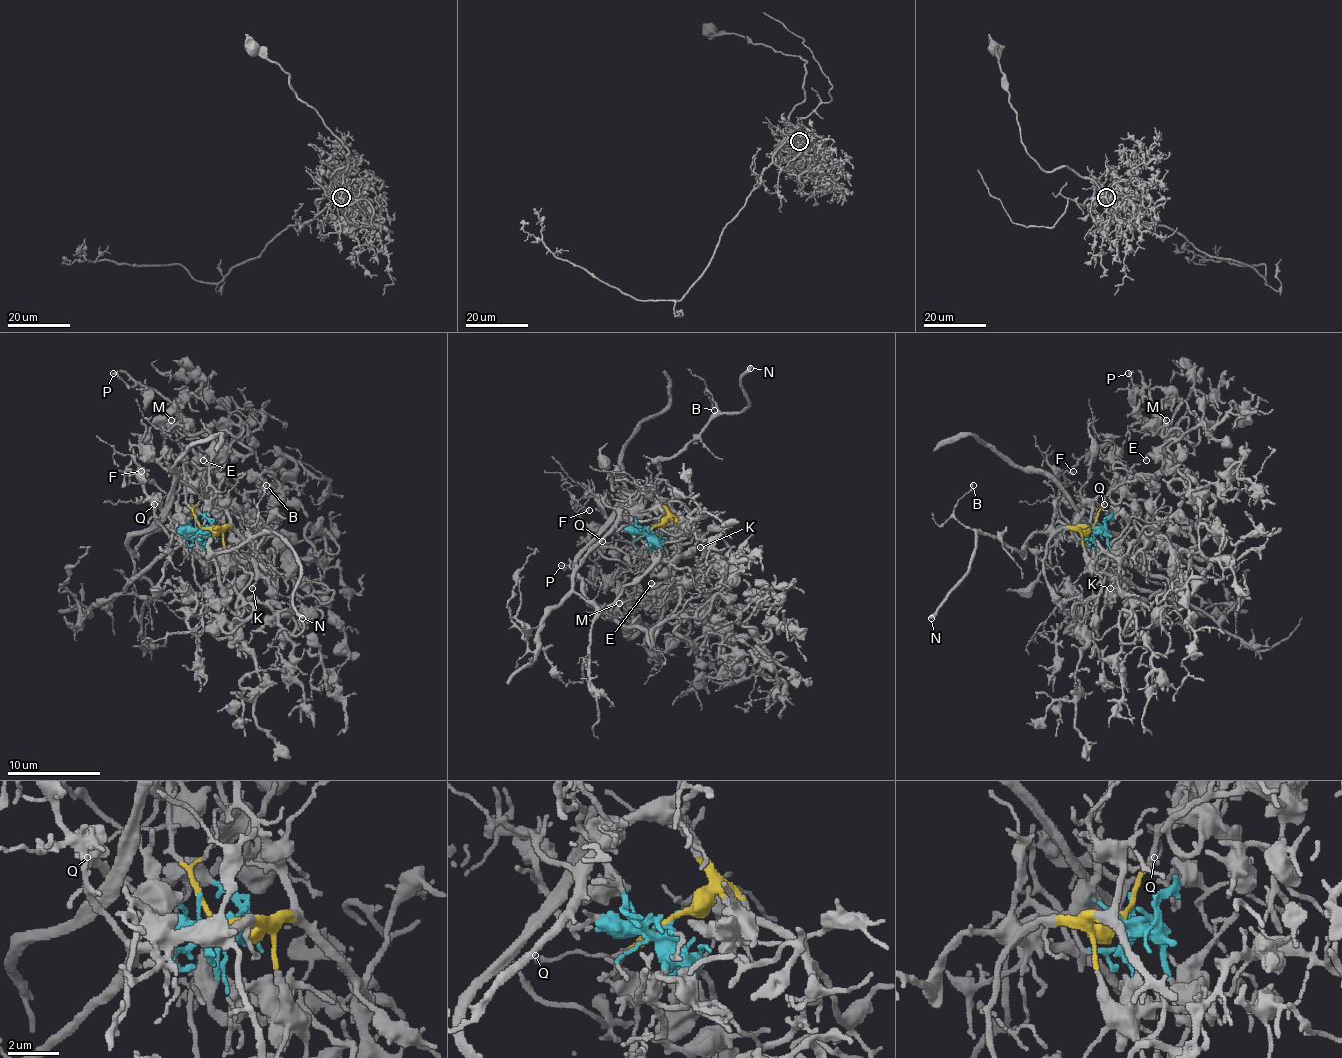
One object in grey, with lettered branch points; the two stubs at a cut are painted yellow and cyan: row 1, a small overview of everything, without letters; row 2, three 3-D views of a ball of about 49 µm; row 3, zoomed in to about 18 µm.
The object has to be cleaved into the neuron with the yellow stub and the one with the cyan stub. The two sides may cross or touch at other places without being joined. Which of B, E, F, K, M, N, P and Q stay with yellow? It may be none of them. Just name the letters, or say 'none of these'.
B, K, N, Q

